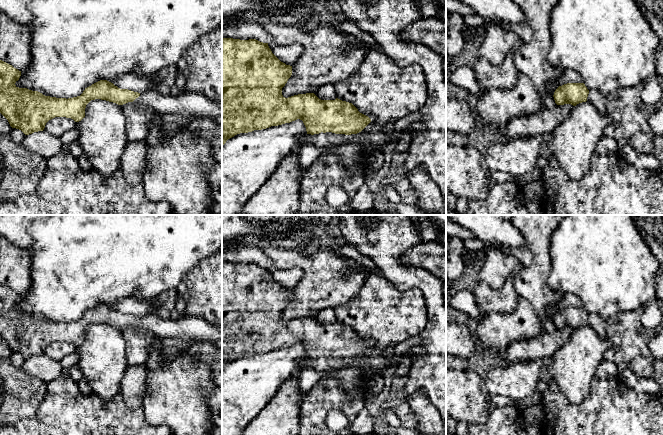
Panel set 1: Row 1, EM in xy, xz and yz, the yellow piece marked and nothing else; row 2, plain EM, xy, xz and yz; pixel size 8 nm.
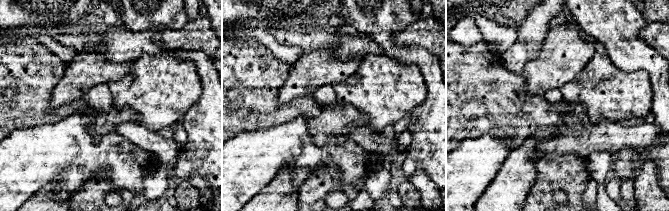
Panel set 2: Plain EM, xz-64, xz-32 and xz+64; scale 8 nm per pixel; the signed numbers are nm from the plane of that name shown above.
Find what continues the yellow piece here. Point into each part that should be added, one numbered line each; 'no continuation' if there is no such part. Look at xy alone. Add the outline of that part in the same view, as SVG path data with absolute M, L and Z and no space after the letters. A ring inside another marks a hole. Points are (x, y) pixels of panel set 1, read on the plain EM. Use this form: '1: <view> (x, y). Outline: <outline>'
1: xy (189, 327). Outline: M148 313L133 325L158 339L175 338L212 343L222 347L222 328L208 324L198 316L184 315L179 320L163 319L158 314Z

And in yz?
1: yz (599, 325). Outline: M589 314L587 325L589 325L601 337L607 336L607 320L598 315Z

